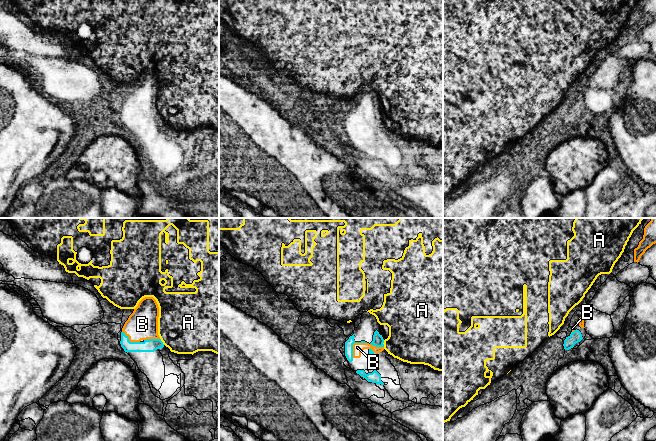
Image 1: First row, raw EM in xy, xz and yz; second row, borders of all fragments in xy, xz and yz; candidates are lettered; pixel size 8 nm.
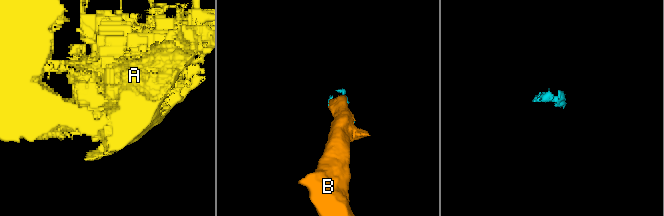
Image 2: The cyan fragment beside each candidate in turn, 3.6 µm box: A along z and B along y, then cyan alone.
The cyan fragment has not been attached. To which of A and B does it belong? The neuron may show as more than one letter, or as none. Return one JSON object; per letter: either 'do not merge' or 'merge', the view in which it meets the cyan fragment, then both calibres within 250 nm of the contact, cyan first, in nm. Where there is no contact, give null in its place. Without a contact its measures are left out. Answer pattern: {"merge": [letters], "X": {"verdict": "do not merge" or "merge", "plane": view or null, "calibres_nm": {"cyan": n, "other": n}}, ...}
{"merge": ["B"], "A": {"verdict": "do not merge", "plane": "xz", "calibres_nm": {"cyan": 90, "other": 400}}, "B": {"verdict": "merge", "plane": "xz", "calibres_nm": {"cyan": 70, "other": 80}}}

